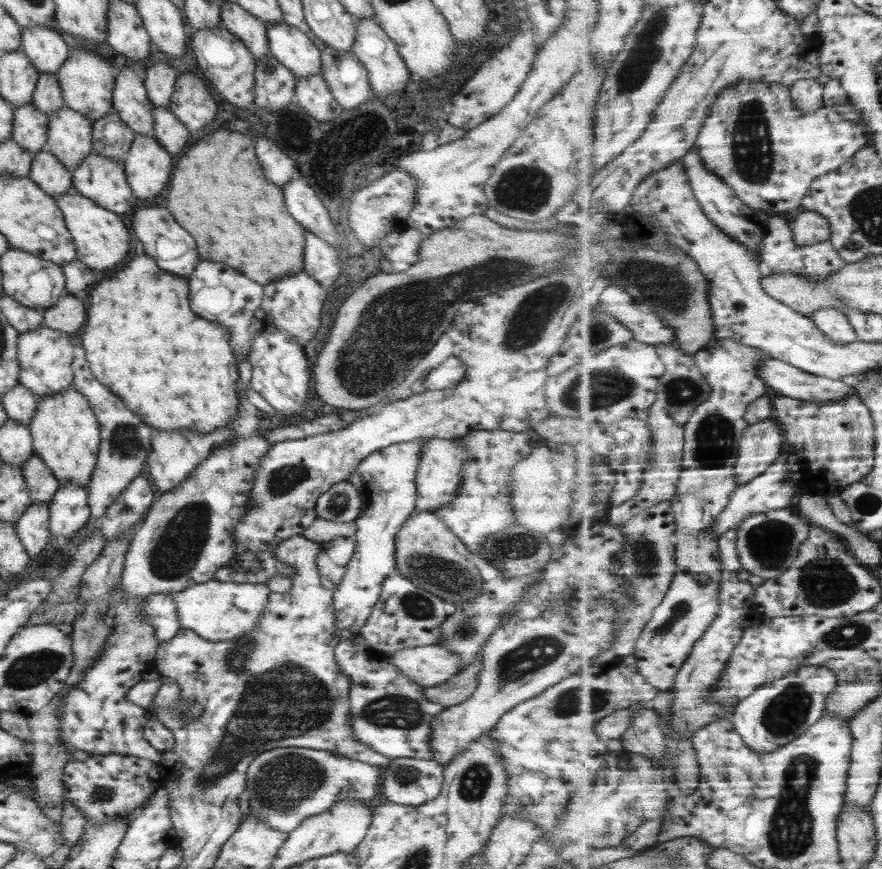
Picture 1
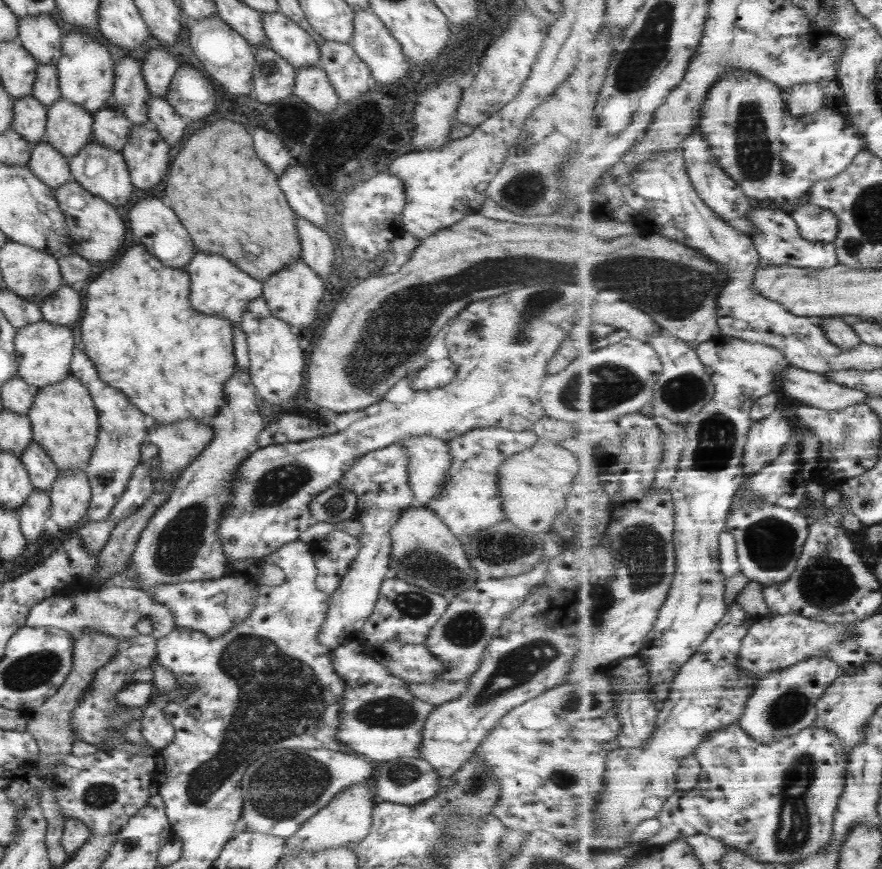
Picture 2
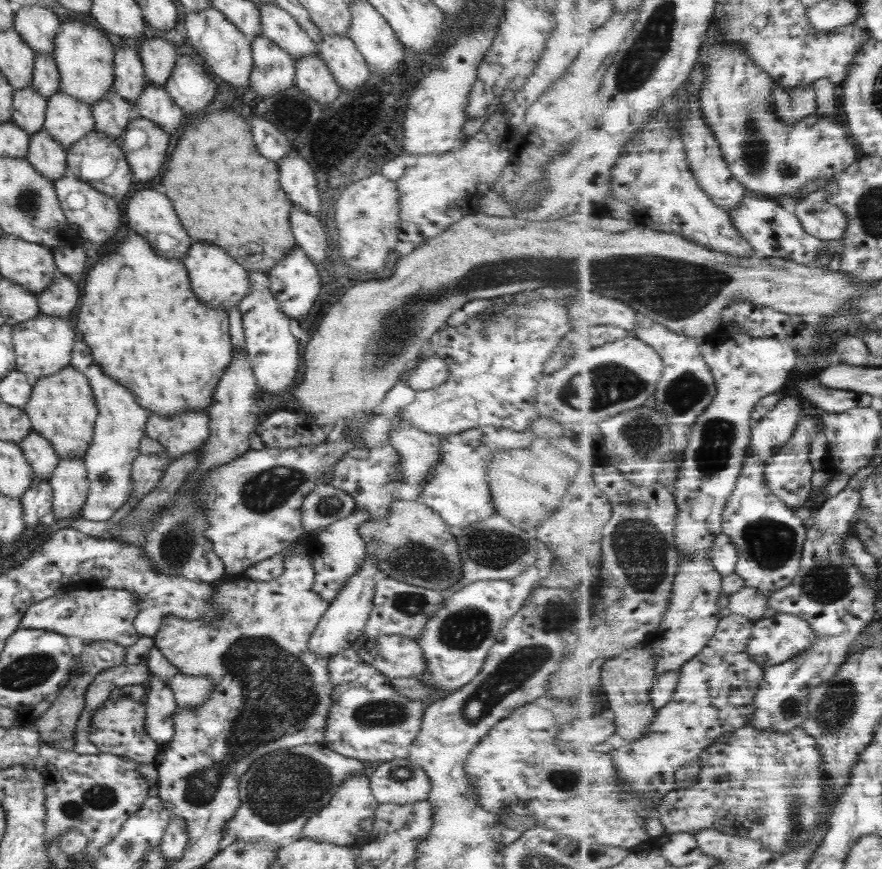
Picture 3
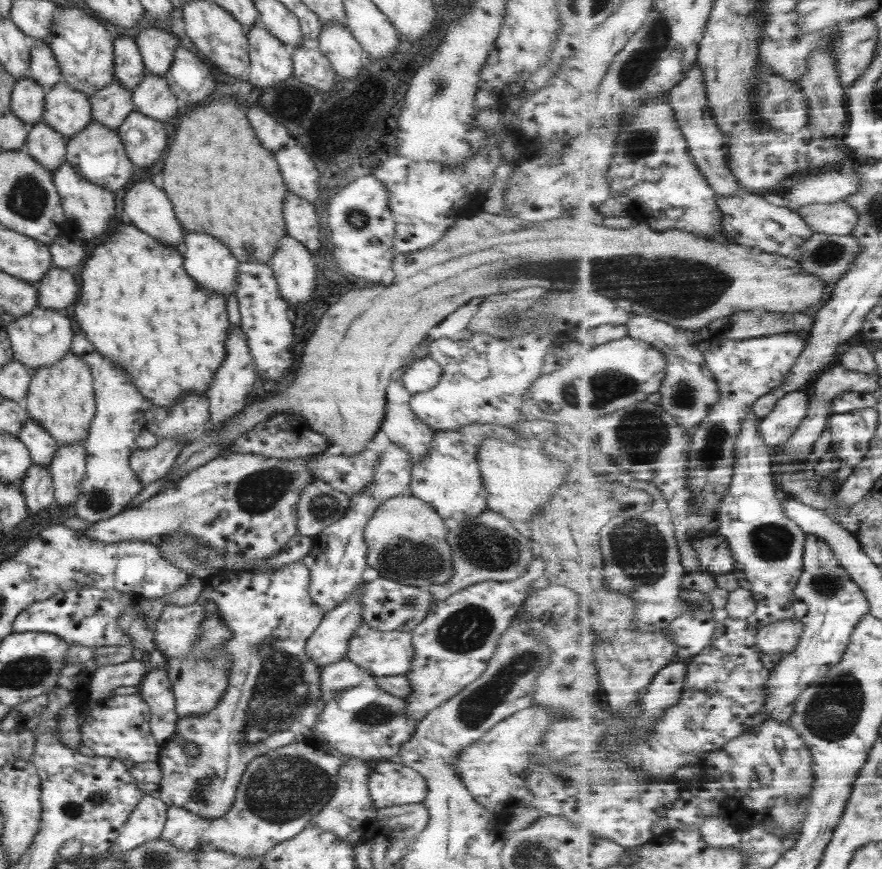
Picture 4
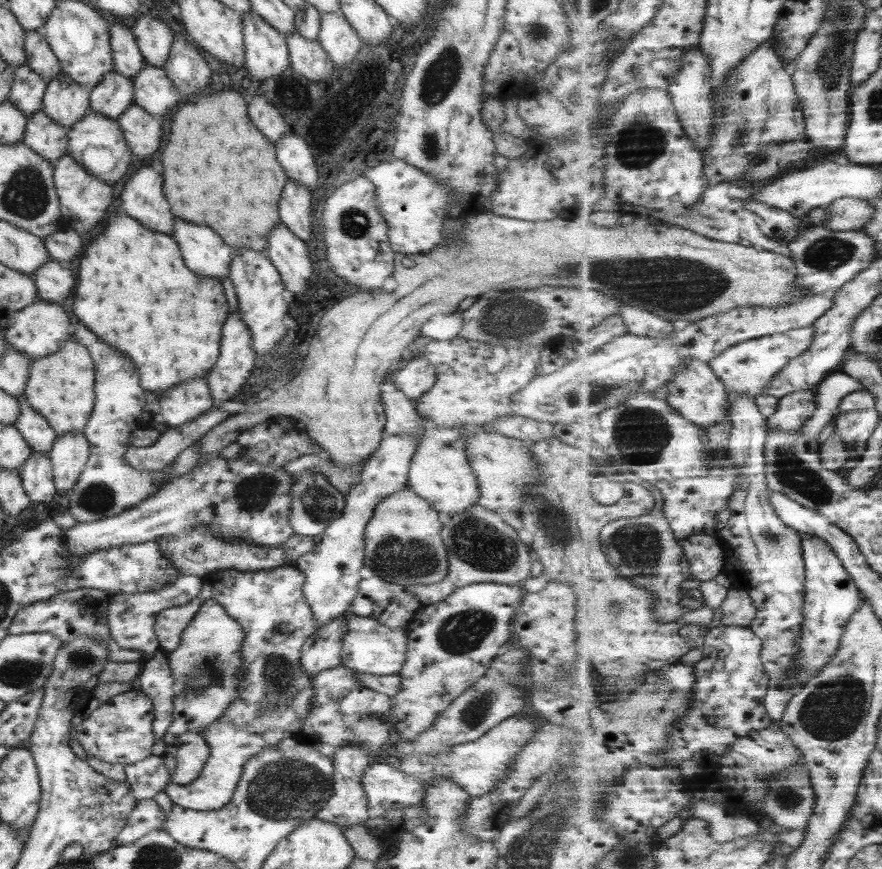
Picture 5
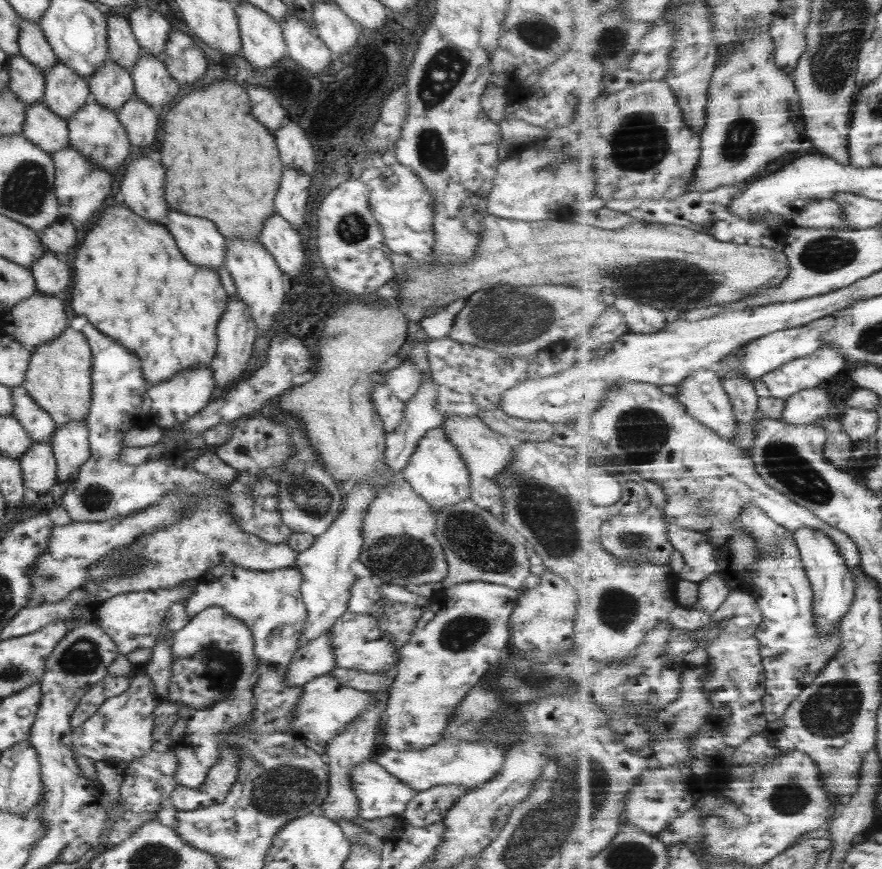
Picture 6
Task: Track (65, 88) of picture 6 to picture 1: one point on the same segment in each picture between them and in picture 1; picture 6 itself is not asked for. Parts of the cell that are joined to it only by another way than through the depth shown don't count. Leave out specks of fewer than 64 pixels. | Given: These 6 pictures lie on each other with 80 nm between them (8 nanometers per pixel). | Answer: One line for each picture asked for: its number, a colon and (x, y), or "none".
1: (68, 136)
2: (68, 127)
3: (66, 120)
4: (65, 110)
5: (64, 102)

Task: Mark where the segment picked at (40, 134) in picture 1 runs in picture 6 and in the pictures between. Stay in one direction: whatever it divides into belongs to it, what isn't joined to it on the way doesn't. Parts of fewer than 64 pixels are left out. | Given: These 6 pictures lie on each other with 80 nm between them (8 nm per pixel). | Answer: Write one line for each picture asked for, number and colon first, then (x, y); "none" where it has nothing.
2: (28, 115)
3: (27, 112)
4: (26, 102)
5: (25, 94)
6: (26, 82)

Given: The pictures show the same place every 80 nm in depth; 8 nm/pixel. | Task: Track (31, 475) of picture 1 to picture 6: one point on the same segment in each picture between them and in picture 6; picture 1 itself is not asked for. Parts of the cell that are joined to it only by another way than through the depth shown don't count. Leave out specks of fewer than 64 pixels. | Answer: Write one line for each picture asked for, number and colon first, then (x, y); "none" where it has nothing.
2: (41, 471)
3: (37, 451)
4: (41, 447)
5: (39, 436)
6: (35, 422)

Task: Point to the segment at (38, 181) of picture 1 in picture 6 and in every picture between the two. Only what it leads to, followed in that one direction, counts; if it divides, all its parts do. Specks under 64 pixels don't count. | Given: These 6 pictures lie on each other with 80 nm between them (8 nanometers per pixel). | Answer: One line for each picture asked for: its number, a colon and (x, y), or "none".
2: (46, 164)
3: (47, 157)
4: (45, 145)
5: (44, 137)
6: (46, 130)

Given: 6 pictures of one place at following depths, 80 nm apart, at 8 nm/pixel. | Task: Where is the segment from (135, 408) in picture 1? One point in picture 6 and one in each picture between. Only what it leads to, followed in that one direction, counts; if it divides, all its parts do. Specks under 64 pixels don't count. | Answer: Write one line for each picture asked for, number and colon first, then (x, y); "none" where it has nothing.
2: (137, 329)
3: (138, 317)
4: (138, 307)
5: (133, 292)
6: (129, 280)

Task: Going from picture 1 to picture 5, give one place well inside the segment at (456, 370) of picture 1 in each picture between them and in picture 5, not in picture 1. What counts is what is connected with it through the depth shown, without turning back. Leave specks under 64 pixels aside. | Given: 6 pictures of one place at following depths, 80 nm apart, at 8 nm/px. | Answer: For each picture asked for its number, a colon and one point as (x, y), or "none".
2: (436, 374)
3: (430, 372)
4: (422, 374)
5: (414, 376)

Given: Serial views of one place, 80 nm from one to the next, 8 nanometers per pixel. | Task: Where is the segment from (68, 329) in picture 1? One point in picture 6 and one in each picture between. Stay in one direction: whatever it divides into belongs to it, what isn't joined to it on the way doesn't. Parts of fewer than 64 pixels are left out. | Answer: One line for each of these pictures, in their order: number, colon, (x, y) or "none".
2: (62, 308)
3: (59, 299)
4: (56, 290)
5: (53, 281)
6: (50, 273)

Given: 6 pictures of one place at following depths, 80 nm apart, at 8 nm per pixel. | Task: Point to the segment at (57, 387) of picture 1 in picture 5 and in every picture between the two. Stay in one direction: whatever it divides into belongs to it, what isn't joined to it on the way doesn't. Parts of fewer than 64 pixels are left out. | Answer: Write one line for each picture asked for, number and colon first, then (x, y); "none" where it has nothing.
2: (43, 351)
3: (40, 355)
4: (32, 350)
5: (39, 329)

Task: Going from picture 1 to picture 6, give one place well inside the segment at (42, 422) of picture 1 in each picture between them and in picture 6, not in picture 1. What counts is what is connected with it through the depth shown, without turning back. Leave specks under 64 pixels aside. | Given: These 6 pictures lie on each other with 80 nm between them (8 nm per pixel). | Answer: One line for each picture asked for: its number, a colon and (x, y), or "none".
2: (63, 420)
3: (61, 408)
4: (60, 397)
5: (59, 387)
6: (57, 378)

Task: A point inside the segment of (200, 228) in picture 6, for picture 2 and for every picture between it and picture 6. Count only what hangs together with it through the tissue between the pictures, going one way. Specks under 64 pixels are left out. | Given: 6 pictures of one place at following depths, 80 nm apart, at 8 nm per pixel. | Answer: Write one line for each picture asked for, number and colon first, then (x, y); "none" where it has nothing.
2: (217, 288)
3: (216, 280)
4: (206, 261)
5: (204, 254)

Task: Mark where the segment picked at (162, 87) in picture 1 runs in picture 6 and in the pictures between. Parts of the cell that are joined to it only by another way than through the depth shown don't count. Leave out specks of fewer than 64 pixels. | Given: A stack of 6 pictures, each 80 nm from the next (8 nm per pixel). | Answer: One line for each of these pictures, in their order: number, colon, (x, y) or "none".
2: (158, 67)
3: (157, 57)
4: (155, 46)
5: (153, 38)
6: (150, 28)

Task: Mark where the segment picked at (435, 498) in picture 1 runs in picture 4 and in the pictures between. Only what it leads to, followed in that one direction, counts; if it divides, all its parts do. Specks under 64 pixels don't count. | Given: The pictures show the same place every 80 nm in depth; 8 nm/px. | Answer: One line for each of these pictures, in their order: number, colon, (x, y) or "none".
2: (428, 458)
3: (419, 452)
4: (401, 426)

